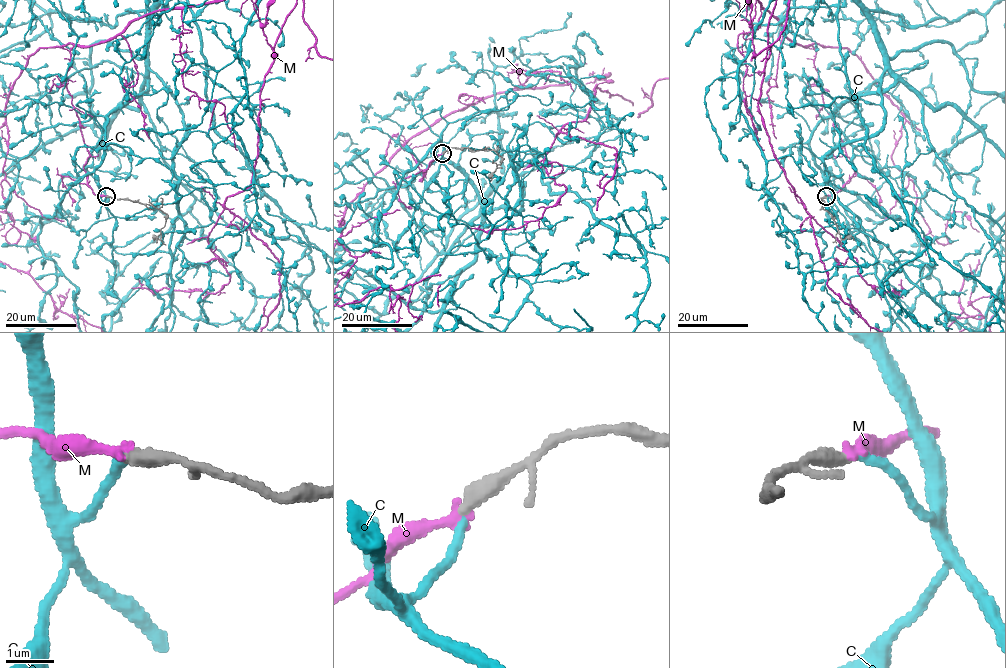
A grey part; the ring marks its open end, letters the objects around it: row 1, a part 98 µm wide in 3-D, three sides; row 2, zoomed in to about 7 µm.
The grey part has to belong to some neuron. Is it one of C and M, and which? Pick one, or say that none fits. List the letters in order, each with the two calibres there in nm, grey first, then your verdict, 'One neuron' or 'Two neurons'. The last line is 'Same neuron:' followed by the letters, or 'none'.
C: Thickness 360 nm (grey) against 180 nm. Two neurons
M: Thickness 360 nm (grey) against 200 nm. One neuron
Same neuron: M

